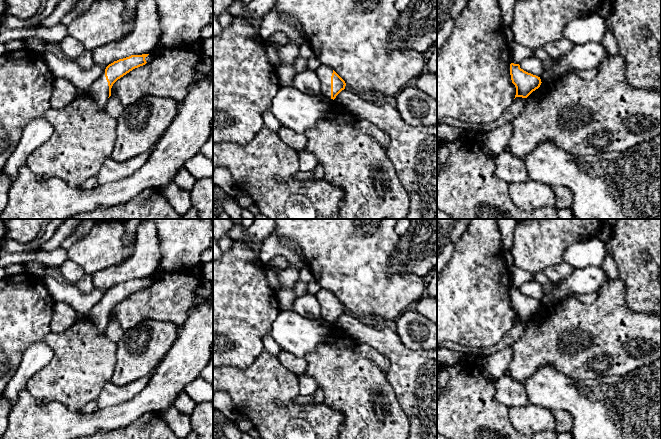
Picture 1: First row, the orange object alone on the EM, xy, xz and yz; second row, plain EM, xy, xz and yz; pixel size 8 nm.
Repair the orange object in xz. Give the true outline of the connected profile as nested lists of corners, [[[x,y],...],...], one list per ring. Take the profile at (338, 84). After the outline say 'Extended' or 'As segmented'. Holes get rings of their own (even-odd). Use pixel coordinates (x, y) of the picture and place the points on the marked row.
[[[321,64],[315,72],[321,80],[322,96],[334,100],[336,96],[345,89],[345,81],[330,67]]]. Extended

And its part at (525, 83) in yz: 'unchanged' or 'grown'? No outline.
unchanged

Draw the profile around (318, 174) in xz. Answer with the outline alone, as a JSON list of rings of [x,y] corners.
[[[318,164],[314,169],[314,173],[311,179],[314,181],[319,181],[322,180],[323,177],[324,177],[324,169],[321,164]]]

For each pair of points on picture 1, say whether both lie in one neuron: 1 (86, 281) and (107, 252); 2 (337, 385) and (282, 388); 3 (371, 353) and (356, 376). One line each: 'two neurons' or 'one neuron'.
1: two neurons
2: two neurons
3: two neurons

